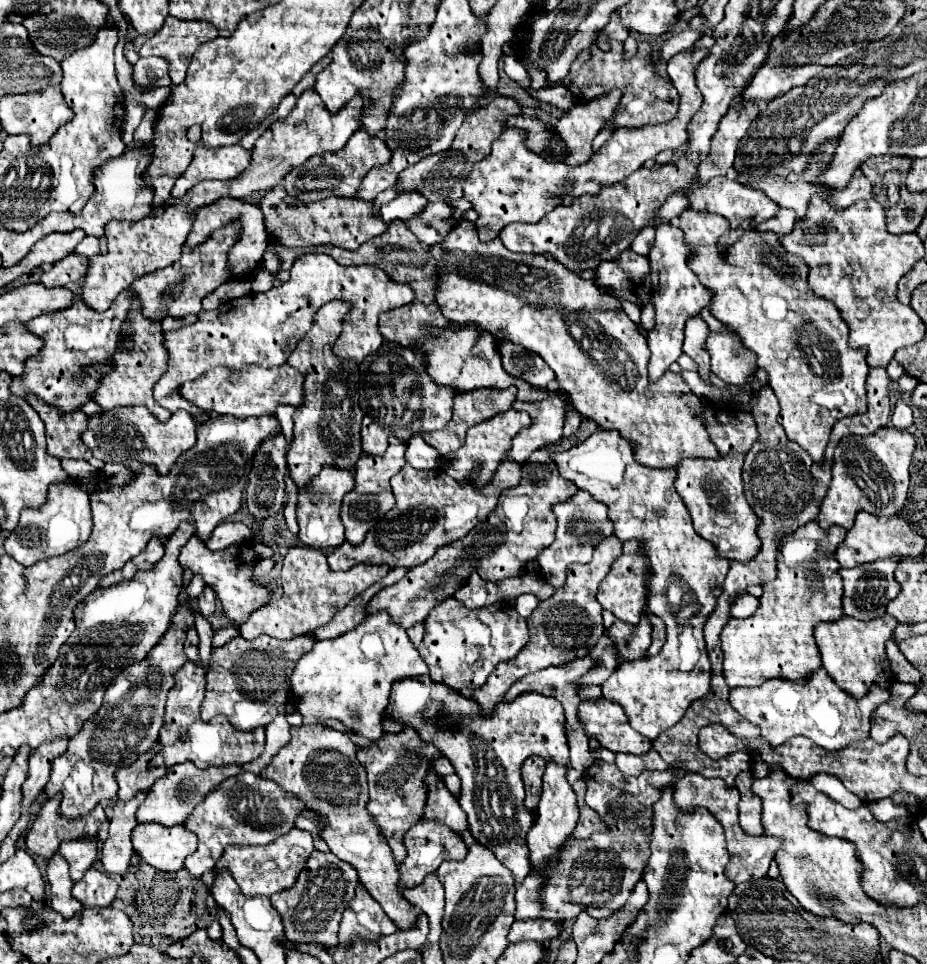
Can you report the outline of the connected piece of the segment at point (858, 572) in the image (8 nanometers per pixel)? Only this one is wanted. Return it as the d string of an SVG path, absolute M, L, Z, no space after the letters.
M878 560L872 564L862 564L856 568L842 568L840 576L844 580L844 614L858 618L858 620L874 620L878 616L886 614L886 604L890 600L894 600L900 592L898 582L894 580L894 572L896 572L896 564L898 560Z

